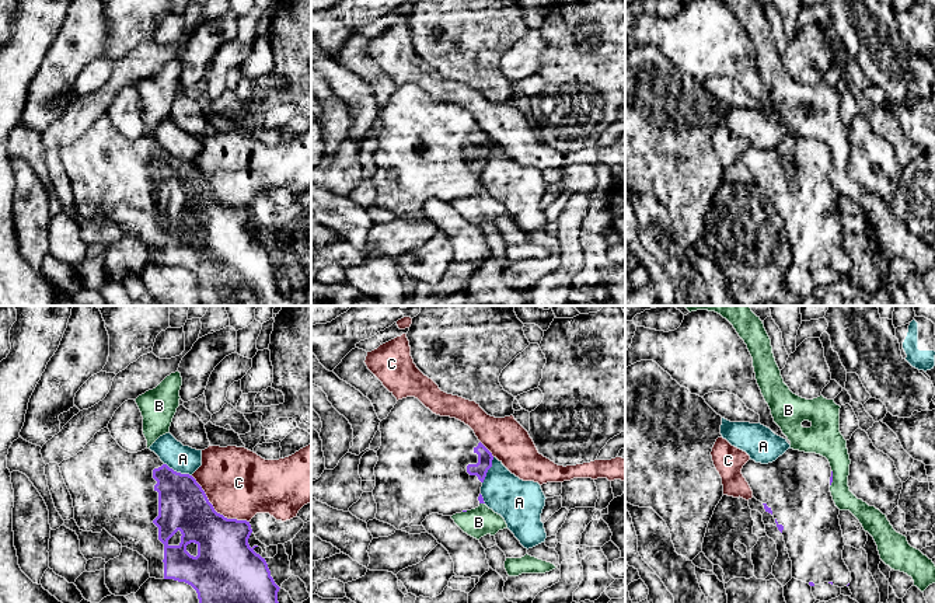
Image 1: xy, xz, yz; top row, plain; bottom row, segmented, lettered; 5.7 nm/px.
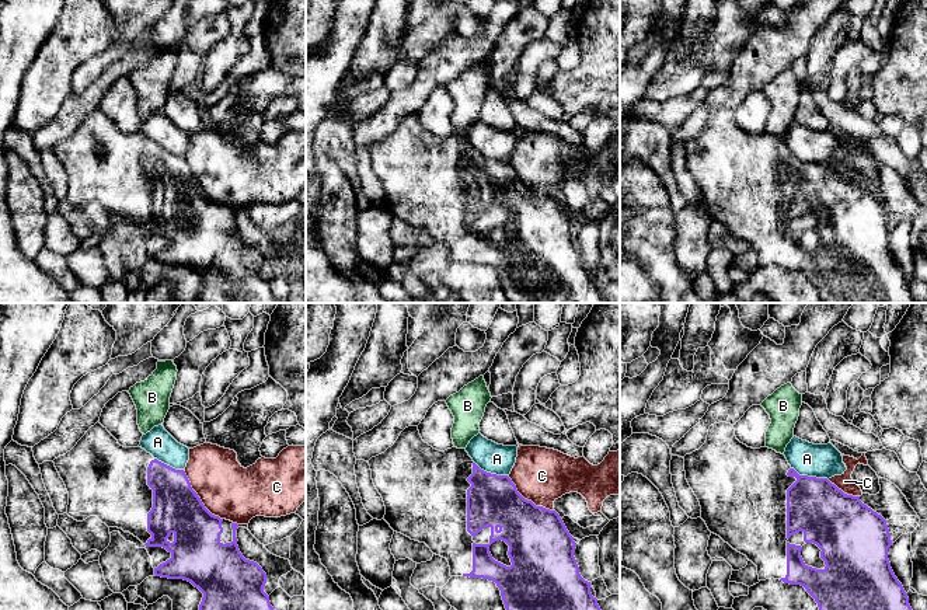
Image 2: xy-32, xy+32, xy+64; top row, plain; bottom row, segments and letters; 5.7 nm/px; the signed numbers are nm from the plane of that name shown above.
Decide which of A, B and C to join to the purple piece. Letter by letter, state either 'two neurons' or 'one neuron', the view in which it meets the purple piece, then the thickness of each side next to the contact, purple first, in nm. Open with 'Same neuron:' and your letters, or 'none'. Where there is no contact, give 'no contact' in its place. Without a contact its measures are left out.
Same neuron: none
A: two neurons; meets purple in xy; 280 nm thick on the purple side, 160 nm on the other
B: two neurons; meets purple in yz; 20 nm thick on the purple side, 200 nm on the other
C: two neurons; meets purple in xy; 300 nm thick on the purple side, 400 nm on the other

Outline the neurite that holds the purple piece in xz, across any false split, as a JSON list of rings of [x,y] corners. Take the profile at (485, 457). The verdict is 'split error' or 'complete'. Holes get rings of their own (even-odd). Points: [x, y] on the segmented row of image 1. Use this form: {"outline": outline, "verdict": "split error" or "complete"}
{"outline": [[[418,398],[398,400],[380,422],[381,446],[376,452],[376,519],[397,530],[421,526],[432,513],[453,516],[484,502],[481,487],[492,467],[492,453],[464,422],[433,414]]], "verdict": "split error"}

